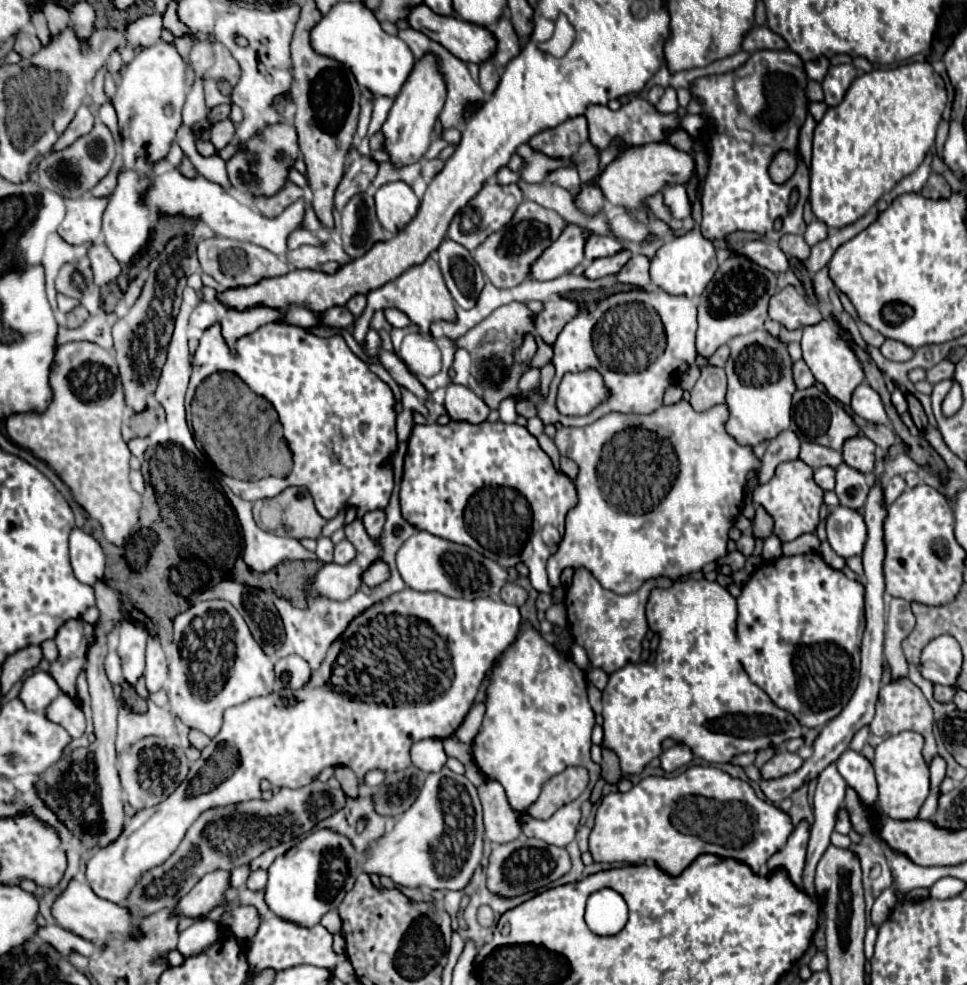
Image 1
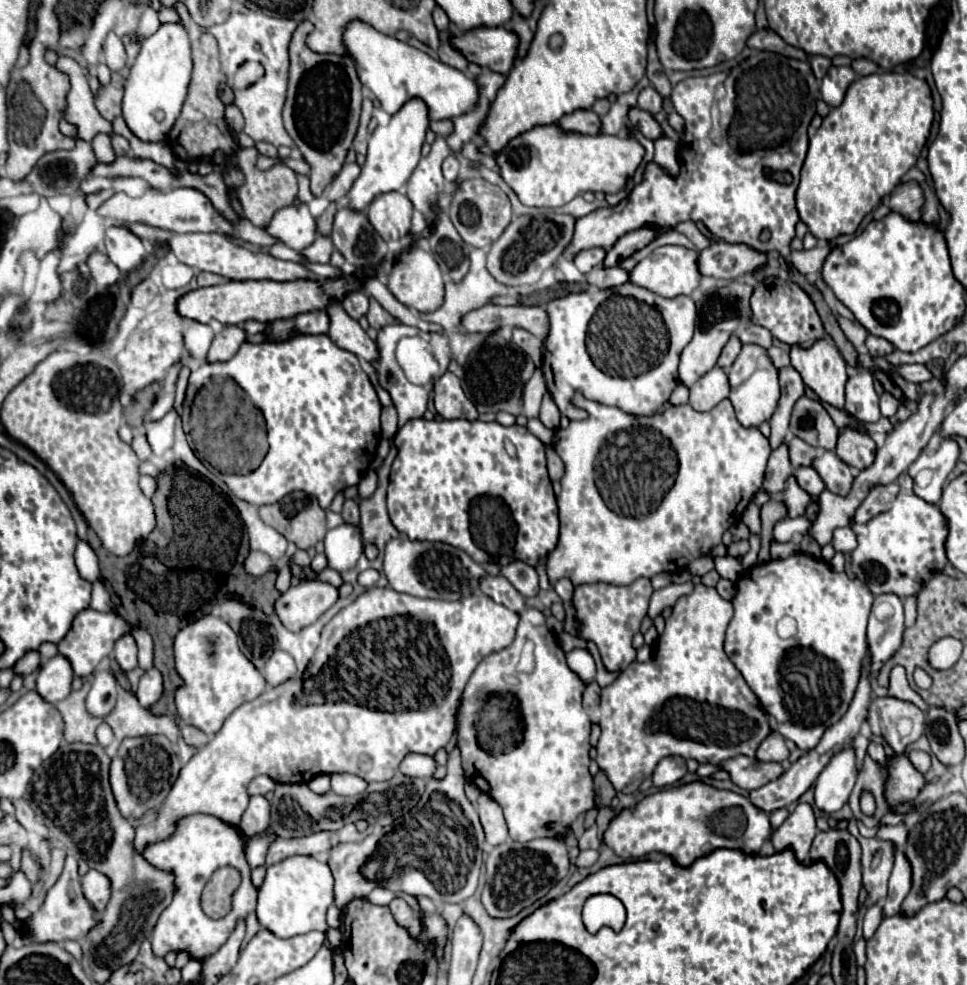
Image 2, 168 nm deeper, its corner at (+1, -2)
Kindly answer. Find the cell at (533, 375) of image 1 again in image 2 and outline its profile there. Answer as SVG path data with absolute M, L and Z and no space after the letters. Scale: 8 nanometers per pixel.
M537 368L533 378L527 382L525 386L525 392L523 392L523 400L525 400L525 408L523 408L523 414L527 418L537 418L539 416L539 406L541 406L541 398L545 394L545 378L543 378L543 372Z

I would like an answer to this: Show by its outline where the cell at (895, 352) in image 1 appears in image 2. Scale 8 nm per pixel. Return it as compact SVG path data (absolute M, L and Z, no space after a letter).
M867 336L867 340L865 340L865 346L867 346L867 350L869 350L869 354L873 356L873 358L879 358L879 356L887 356L889 352L893 352L893 346L891 346L891 342L887 342L887 340L883 340L883 338L879 338L879 336Z

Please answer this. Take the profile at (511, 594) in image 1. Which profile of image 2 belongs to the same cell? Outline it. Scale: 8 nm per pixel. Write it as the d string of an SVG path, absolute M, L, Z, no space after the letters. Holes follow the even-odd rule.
M483 576L479 588L497 604L517 612L519 626L513 644L485 656L461 694L461 708L457 712L457 748L461 750L461 764L469 782L481 792L487 792L503 808L513 840L529 842L543 836L561 838L575 818L595 804L593 778L589 774L591 720L581 706L585 686L577 674L569 670L565 652L561 650L555 632L547 628L543 612L525 606L525 598L503 576ZM527 640L533 640L535 644L535 670L519 672L517 664ZM505 690L515 692L519 700L521 716L525 720L525 740L511 752L487 754L479 748L475 738L475 716L491 692Z

